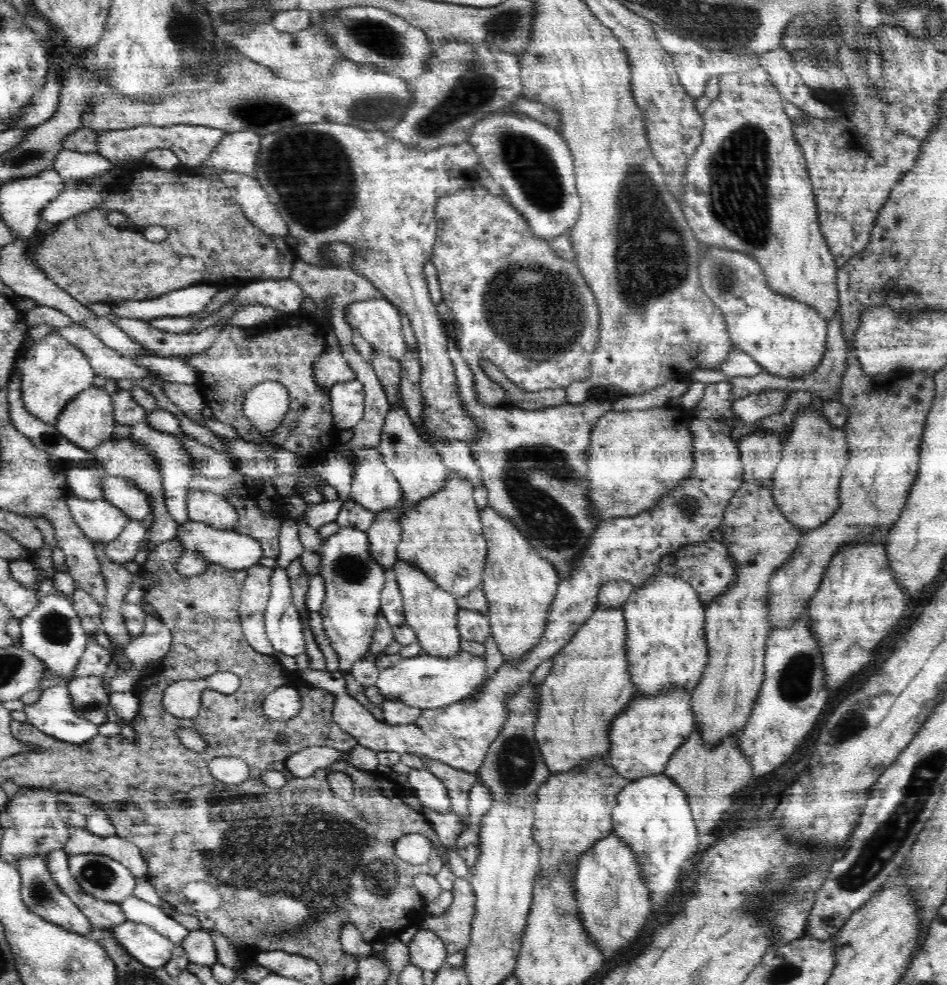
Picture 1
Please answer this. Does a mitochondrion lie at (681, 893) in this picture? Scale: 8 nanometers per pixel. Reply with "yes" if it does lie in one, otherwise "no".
no

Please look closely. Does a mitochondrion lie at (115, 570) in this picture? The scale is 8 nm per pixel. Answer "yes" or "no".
no

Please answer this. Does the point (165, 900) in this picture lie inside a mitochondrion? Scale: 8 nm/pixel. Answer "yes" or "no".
no

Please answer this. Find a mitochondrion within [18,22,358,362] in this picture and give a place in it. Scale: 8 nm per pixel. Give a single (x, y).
(267, 112)

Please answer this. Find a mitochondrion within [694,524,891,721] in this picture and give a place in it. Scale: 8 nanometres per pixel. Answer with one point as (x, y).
(796, 678)

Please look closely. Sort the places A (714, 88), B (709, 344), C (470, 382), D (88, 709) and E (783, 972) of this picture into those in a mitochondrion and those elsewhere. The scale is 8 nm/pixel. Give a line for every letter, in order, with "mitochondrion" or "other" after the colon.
A: other
B: other
C: other
D: mitochondrion
E: mitochondrion

